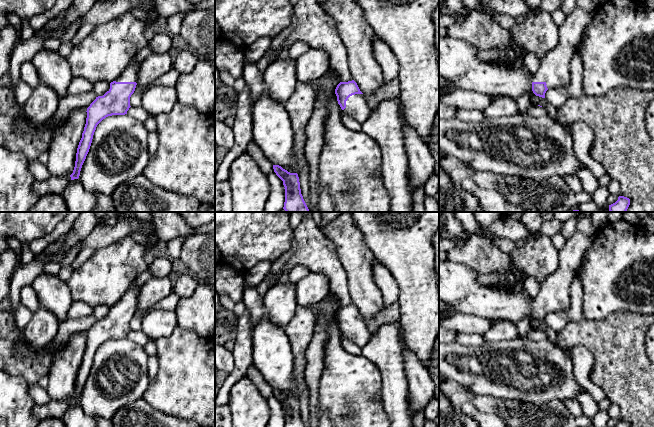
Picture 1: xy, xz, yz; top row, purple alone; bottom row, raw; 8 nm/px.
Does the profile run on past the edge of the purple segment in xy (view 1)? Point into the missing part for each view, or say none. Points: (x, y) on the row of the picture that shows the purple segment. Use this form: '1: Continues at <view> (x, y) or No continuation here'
1: Continues at xy (130, 74)

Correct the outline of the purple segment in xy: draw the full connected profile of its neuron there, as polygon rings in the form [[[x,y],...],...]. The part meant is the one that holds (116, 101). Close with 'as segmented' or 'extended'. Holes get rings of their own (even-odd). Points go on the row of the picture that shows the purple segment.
[[[133,57],[122,74],[110,83],[110,89],[103,96],[96,97],[87,108],[86,124],[77,148],[71,180],[79,178],[97,125],[108,116],[127,114],[131,107],[130,97],[137,85],[139,67],[140,62]]]; extended

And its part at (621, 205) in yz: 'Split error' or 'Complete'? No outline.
Complete

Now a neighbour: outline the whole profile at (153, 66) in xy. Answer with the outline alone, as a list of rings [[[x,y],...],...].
[[[151,53],[140,62],[138,70],[138,81],[134,93],[130,97],[131,107],[141,107],[142,97],[147,87],[167,73],[173,66],[173,60],[169,53],[157,54]]]

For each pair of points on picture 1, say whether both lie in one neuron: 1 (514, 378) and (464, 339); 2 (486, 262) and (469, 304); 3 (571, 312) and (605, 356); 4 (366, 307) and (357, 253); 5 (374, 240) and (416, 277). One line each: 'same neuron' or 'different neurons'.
1: same neuron
2: different neurons
3: different neurons
4: same neuron
5: same neuron

